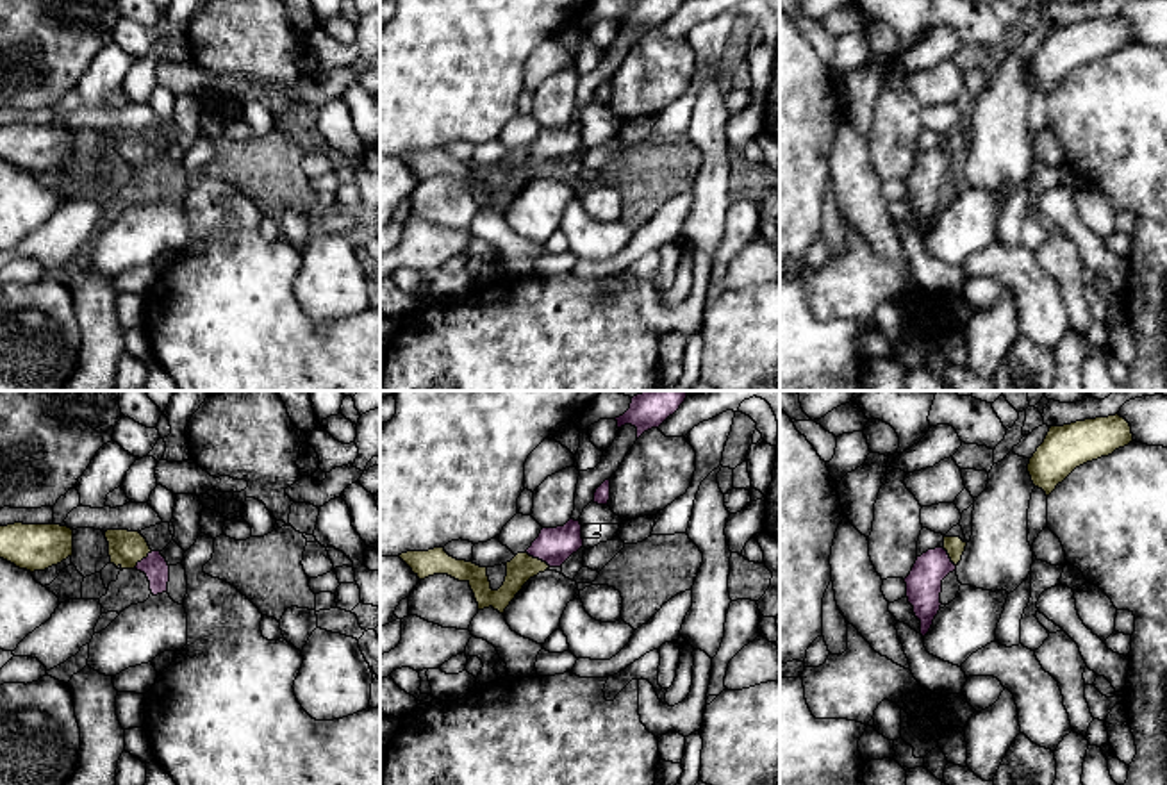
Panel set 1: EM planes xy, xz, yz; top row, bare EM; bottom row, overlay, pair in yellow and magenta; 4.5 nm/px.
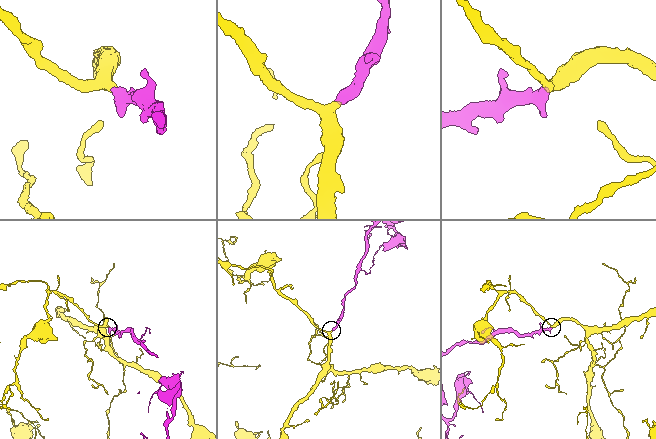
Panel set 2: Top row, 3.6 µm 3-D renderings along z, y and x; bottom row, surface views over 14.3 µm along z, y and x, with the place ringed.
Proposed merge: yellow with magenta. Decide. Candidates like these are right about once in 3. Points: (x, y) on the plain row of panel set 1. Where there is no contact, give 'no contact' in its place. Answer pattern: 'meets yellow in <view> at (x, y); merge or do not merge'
meets yellow in xz at (537, 159); merge

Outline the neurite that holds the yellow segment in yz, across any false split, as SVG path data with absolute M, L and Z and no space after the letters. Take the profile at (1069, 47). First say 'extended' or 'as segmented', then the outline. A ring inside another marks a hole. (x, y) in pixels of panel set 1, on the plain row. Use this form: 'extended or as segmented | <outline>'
as segmented | M1119 14L1051 27L1028 64L1035 87L1049 96L1076 68L1112 55L1133 43L1130 23Z

